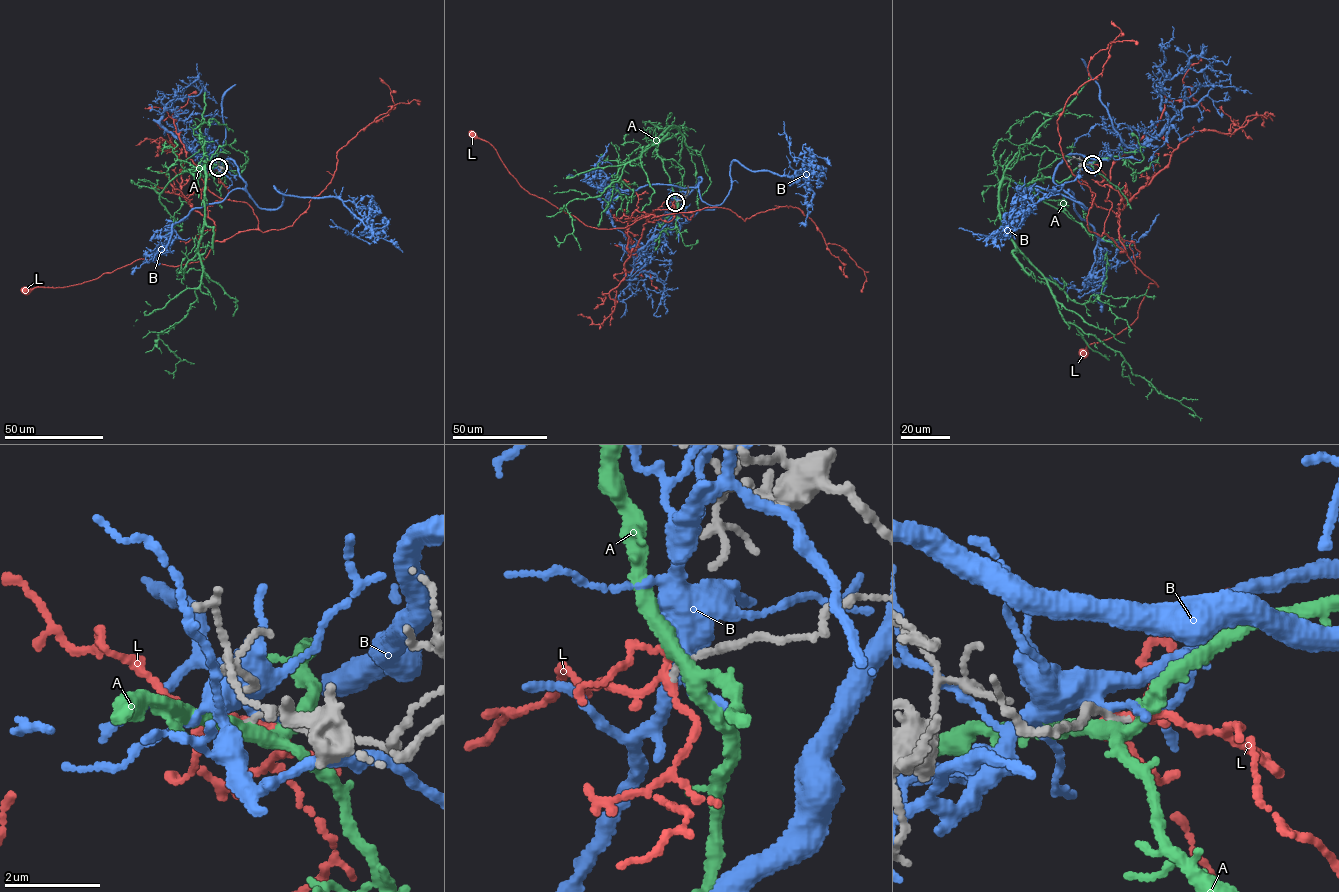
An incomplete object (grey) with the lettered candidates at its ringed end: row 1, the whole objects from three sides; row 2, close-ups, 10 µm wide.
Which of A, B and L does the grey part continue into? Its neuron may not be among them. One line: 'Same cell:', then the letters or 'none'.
Same cell: L

